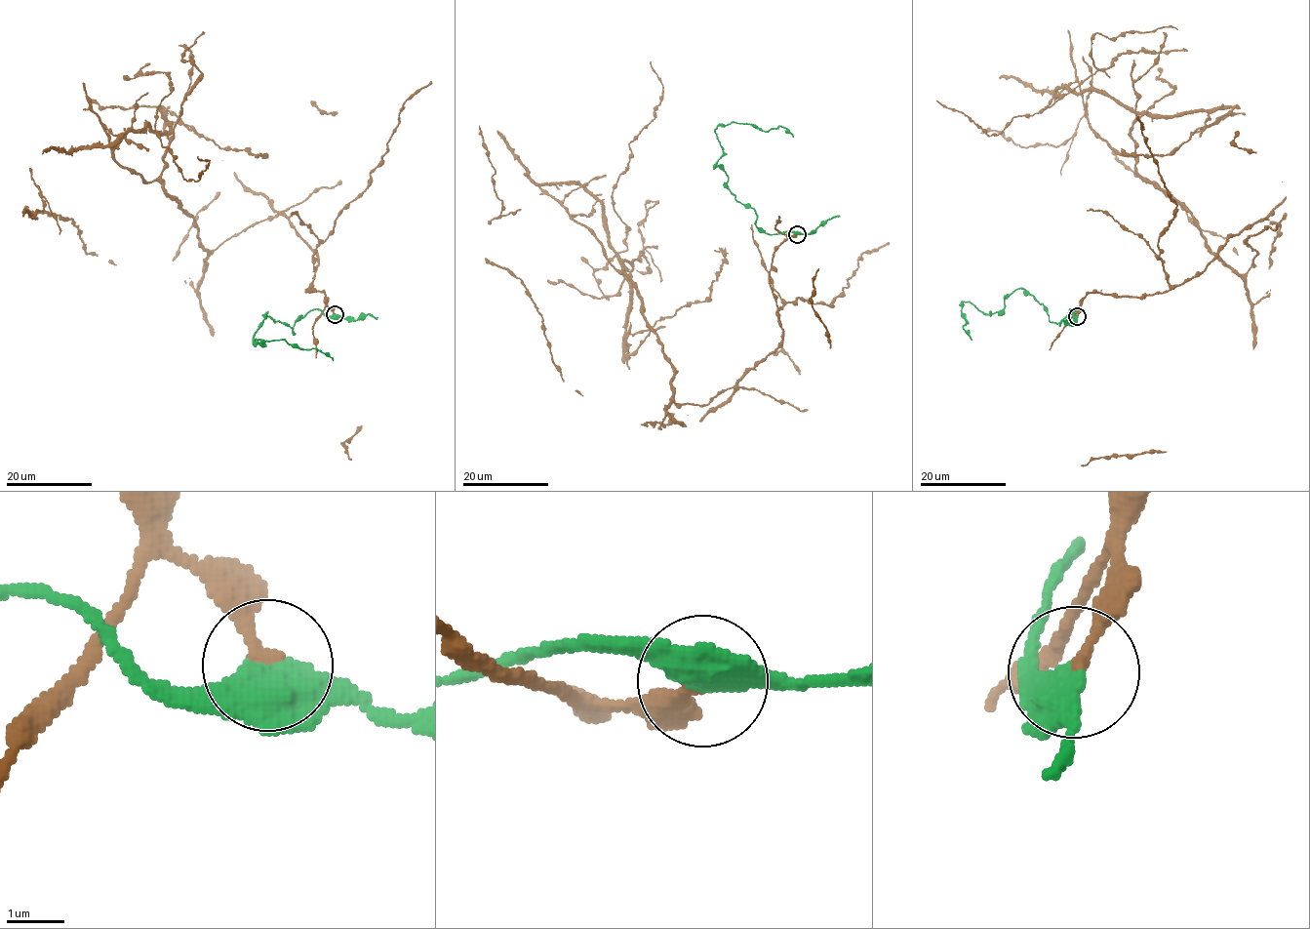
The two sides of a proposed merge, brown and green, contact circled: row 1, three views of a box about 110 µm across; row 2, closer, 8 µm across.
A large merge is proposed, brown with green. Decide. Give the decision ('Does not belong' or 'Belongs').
Does not belong

